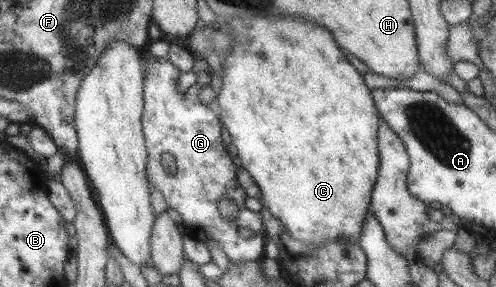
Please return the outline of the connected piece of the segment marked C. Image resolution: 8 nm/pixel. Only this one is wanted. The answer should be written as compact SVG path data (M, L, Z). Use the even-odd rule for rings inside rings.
M269 16L269 18L233 17L229 19L229 26L232 30L233 43L231 43L231 55L223 60L223 85L220 93L216 96L217 104L221 111L221 121L227 128L232 143L237 147L241 166L252 175L253 180L261 189L262 208L266 208L280 224L284 224L284 228L288 230L292 238L300 240L303 244L323 246L336 240L346 240L351 244L358 244L372 201L372 192L377 184L380 165L379 112L361 72L345 58L345 54L335 44L333 36L329 32L325 32L323 28L317 28L315 24L299 22L293 18L271 18Z

